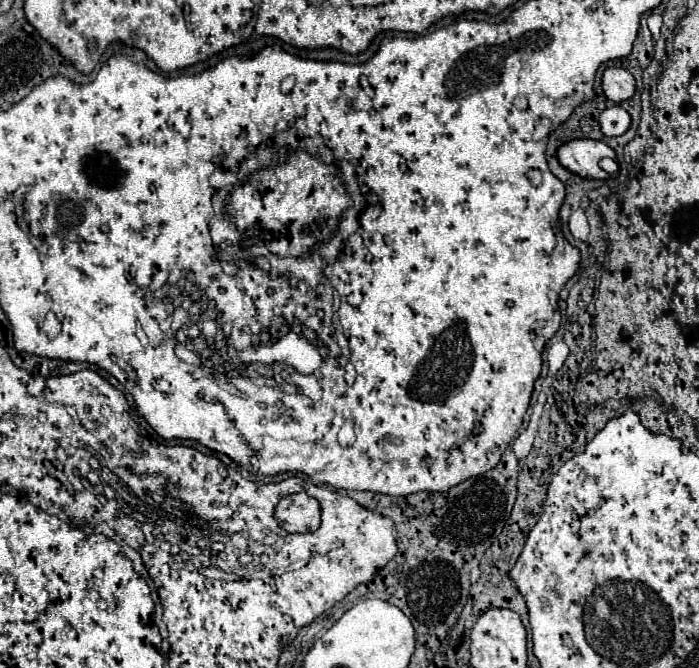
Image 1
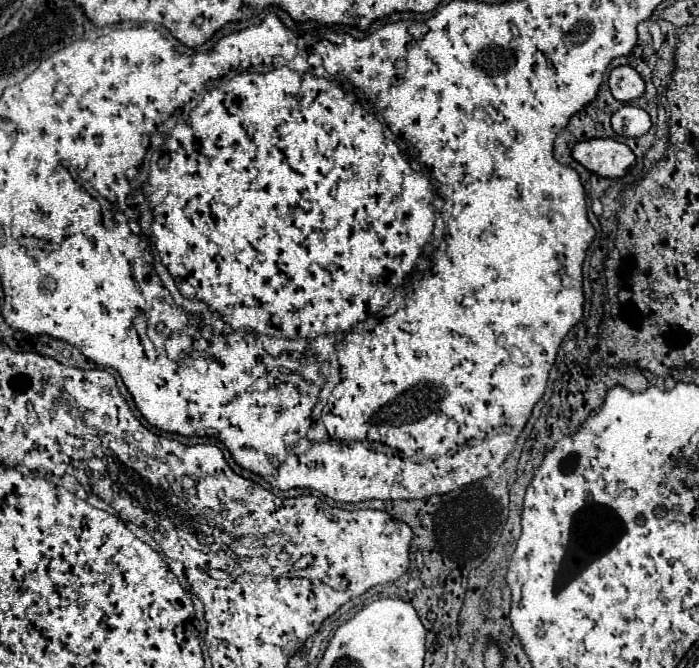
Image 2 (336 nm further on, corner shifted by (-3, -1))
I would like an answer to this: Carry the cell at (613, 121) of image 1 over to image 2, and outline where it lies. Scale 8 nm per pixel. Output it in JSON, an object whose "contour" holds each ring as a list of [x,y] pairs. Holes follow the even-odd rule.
{"contour":[[[622,106],[612,114],[612,128],[616,134],[626,138],[638,138],[650,130],[650,116],[646,110],[636,106]]]}

